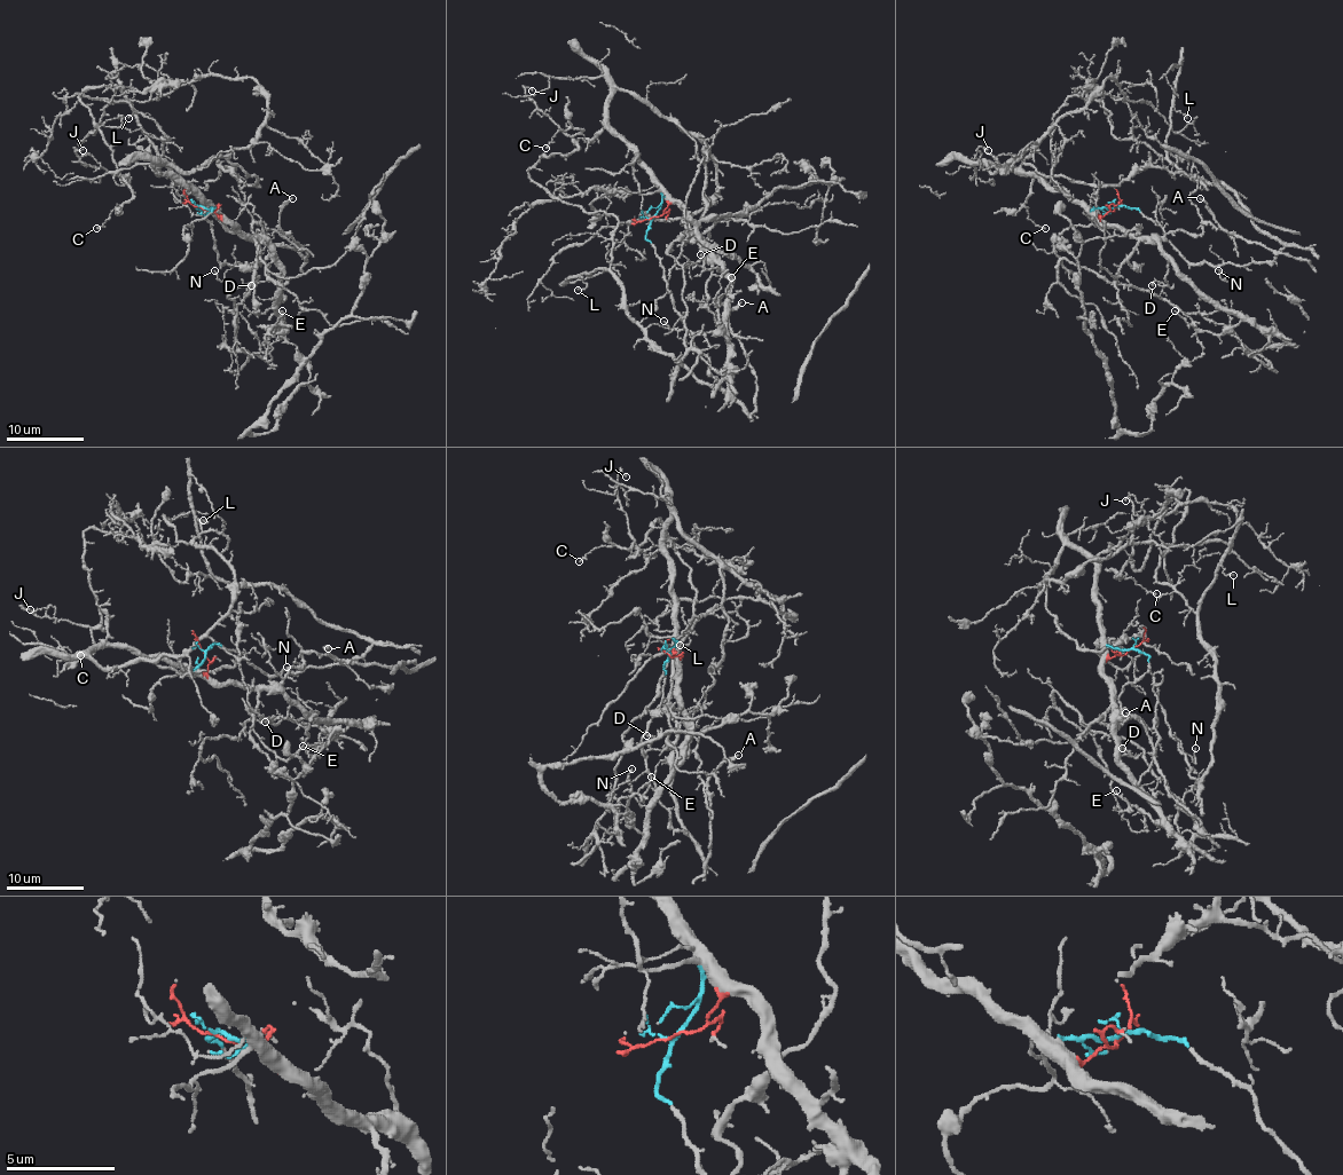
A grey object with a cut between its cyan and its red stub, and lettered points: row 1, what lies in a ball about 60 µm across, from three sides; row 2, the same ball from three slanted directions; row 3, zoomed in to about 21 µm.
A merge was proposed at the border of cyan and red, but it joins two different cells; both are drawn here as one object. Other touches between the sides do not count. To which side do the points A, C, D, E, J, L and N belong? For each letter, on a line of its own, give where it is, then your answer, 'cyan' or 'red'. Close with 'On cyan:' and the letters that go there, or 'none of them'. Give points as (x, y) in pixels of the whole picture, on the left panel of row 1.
A: place (292, 198); red
C: place (96, 228); cyan
D: place (251, 285); red
E: place (282, 310); red
J: place (83, 150); cyan
L: place (128, 118); cyan
N: place (214, 270); cyan
On cyan: C, J, L, N

